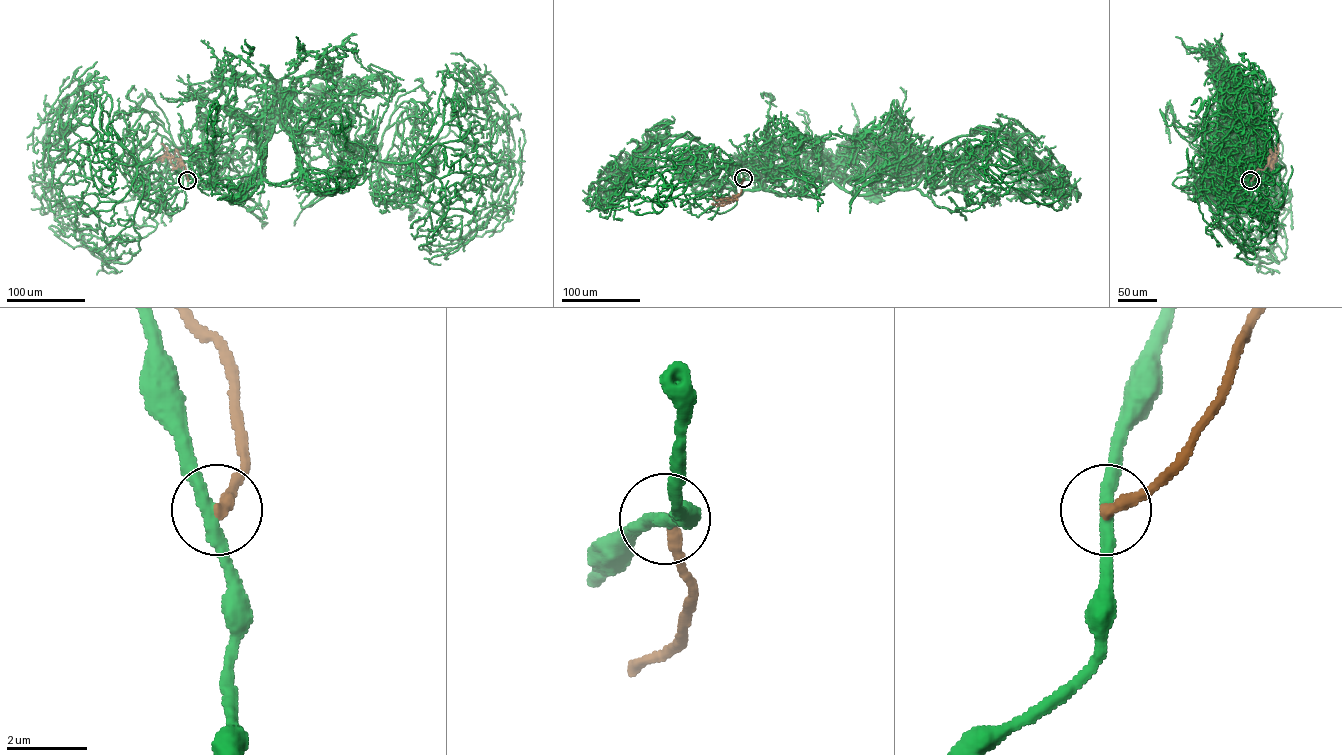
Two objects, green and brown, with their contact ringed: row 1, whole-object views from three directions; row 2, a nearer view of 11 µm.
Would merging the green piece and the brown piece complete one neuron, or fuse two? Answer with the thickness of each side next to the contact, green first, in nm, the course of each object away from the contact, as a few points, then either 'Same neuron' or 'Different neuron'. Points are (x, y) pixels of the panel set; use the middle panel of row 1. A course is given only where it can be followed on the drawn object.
Thickness 320 nm (green) against 300 nm. Course of green: (743, 178), (732, 190), (737, 194), (811, 195), (829, 174), (866, 190), (878, 184), (876, 197). Course of brown: (743, 178), (739, 196), (728, 201), (727, 197), (716, 200), (713, 196). Different neuron

